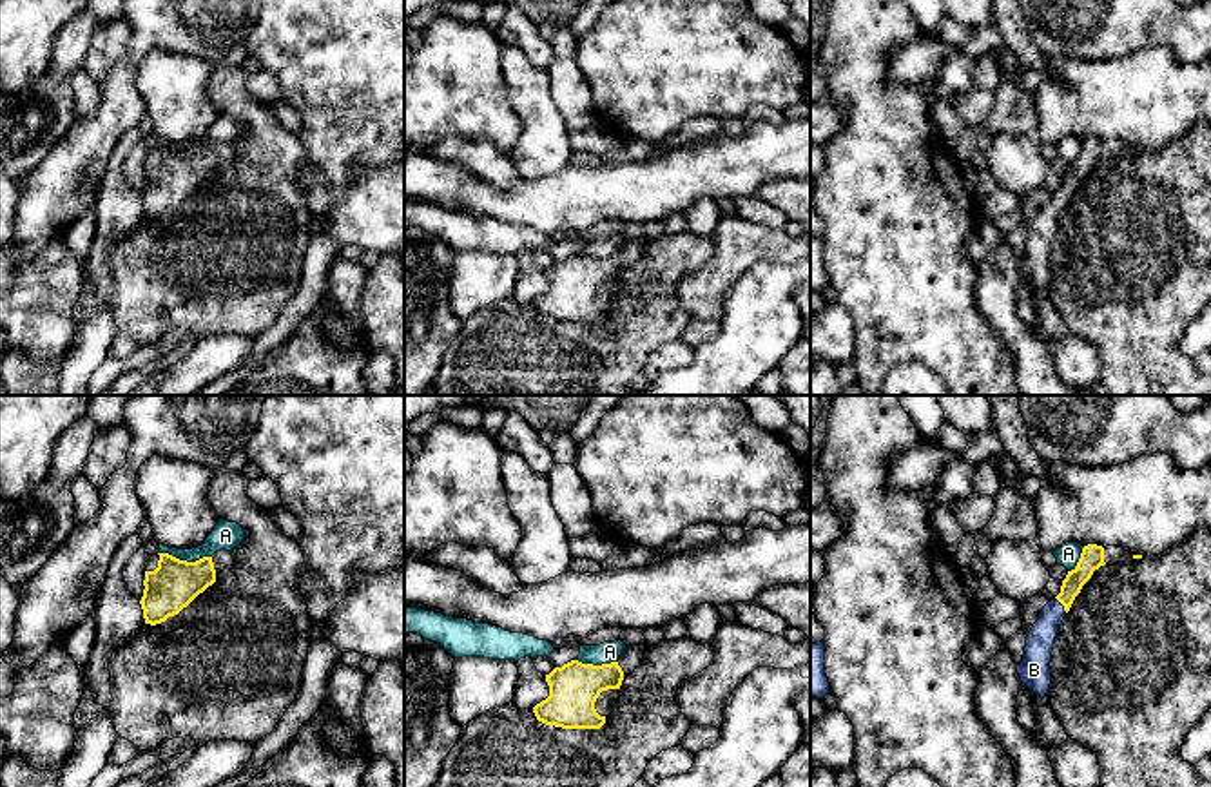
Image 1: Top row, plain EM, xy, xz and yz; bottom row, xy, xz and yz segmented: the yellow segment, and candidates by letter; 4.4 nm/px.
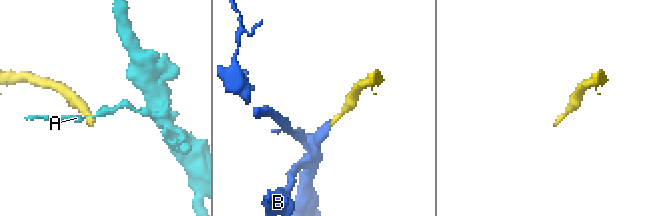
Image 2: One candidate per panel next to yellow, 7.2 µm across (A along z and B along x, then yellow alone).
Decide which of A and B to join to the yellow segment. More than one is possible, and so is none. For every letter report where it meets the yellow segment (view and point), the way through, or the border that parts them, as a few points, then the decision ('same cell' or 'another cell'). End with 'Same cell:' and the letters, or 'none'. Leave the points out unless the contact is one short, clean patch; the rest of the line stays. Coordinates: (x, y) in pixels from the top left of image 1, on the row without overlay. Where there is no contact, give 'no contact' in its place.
A: xy (185, 155) | along xy (158, 145), (167, 145), (185, 155), (211, 151) | another cell
B: yz (1061, 196) | across yz (1092, 151), (1061, 196), (1039, 236) | same cell
Same cell: B

